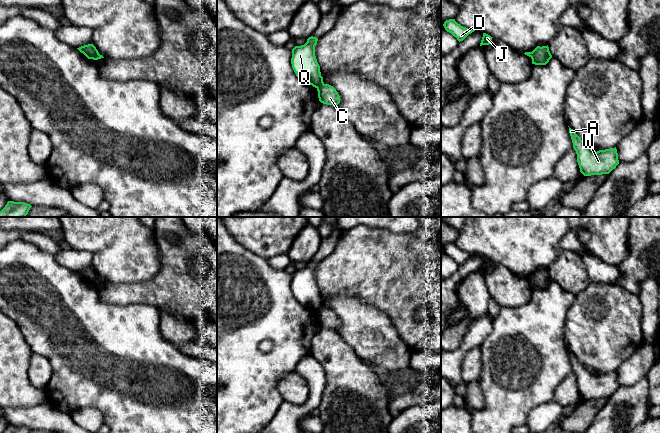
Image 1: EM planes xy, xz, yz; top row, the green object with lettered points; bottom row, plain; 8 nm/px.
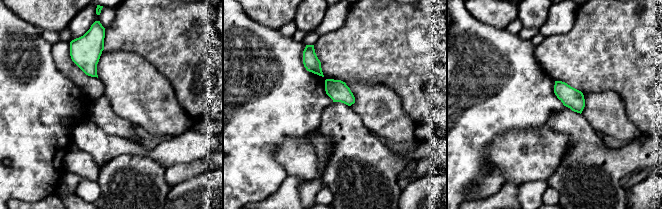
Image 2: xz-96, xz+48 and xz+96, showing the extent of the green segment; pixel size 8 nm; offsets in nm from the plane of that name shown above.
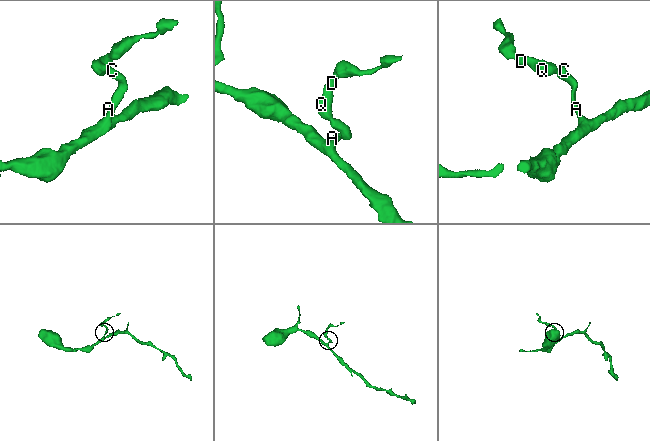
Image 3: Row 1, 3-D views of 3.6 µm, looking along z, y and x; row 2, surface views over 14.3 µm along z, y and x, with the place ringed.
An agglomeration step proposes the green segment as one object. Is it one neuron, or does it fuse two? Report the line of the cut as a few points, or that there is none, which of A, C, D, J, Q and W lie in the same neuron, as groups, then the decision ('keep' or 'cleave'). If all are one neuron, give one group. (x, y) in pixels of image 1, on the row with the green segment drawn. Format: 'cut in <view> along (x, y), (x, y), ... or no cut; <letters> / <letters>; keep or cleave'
cut in xz along (323, 82), (317, 88); A C W / D J Q; cleave

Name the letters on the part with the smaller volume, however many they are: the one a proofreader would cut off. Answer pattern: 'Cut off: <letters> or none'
Cut off: D, J, Q

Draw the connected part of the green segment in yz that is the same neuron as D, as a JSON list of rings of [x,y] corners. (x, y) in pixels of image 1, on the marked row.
[[[455,19],[446,20],[443,26],[445,30],[456,37],[459,42],[463,41],[469,34],[475,31],[461,26]]]

